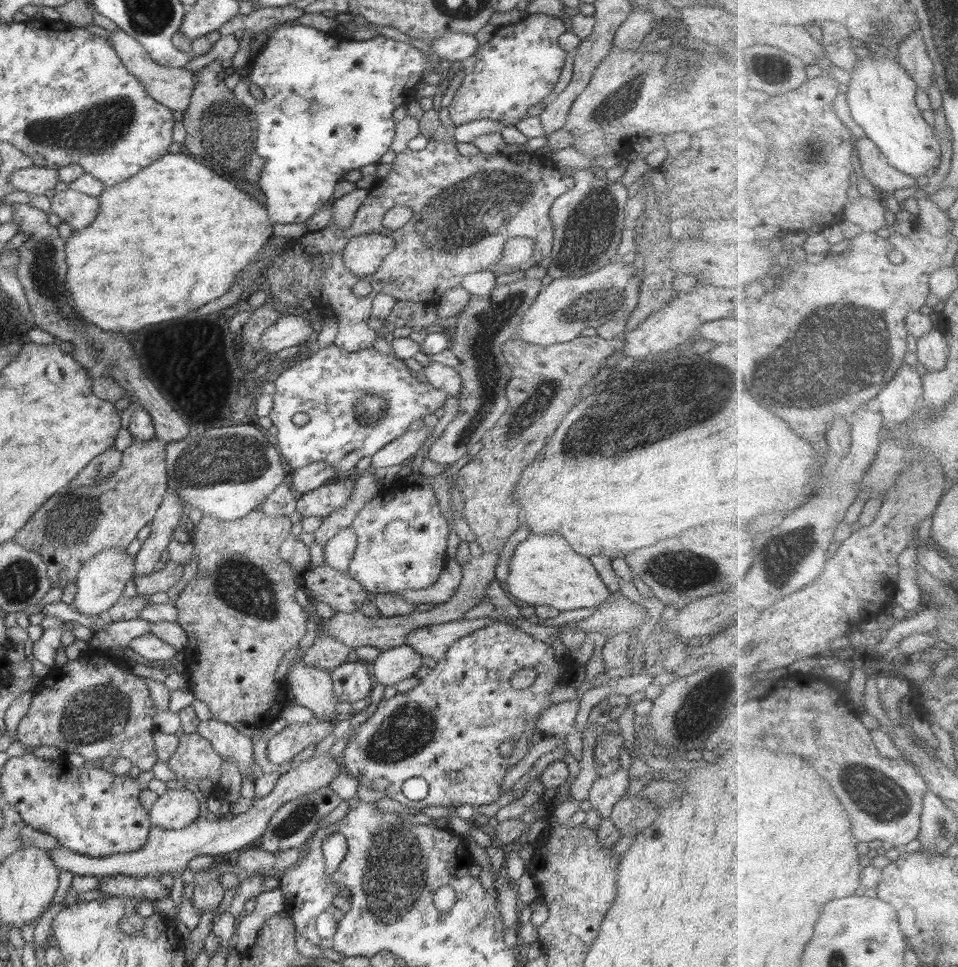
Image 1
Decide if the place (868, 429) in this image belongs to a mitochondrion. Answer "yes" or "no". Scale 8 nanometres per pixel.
no

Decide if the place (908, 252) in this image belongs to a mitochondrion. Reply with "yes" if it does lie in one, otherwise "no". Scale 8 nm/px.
no

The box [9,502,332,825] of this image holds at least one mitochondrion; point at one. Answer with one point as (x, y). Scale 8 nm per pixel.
(95, 714)

